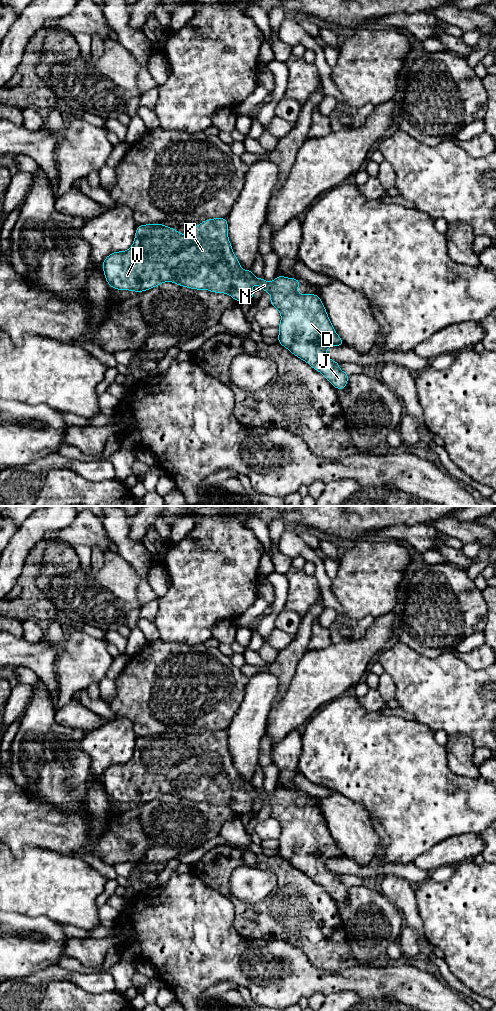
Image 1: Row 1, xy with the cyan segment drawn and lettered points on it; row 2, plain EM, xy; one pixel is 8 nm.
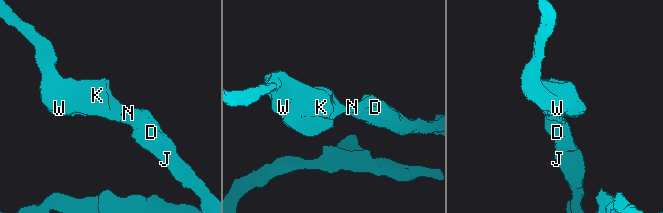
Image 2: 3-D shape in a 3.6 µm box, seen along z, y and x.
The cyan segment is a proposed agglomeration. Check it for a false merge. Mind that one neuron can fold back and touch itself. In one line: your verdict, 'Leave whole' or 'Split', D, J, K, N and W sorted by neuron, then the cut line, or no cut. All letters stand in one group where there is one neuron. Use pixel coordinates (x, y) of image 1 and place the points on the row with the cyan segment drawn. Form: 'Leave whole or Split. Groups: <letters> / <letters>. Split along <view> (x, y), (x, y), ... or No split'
Leave whole. Groups: D J K N W. No split

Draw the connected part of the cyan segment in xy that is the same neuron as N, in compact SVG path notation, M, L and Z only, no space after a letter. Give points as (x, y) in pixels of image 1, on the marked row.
M213 218L201 221L200 225L193 226L190 235L179 233L176 229L163 224L138 225L133 245L126 251L109 254L103 261L102 269L108 285L117 290L144 292L164 282L173 282L176 285L195 289L208 290L214 293L229 294L234 300L248 305L253 298L252 285L259 285L263 292L269 292L270 304L277 308L281 315L278 326L278 342L293 355L308 363L313 369L320 372L335 389L346 389L349 375L339 368L339 362L331 360L326 350L332 346L344 345L343 340L336 333L323 302L316 294L299 294L297 289L300 281L296 278L277 276L268 283L264 278L256 278L252 270L243 270L235 256L228 237L228 222L226 218Z

